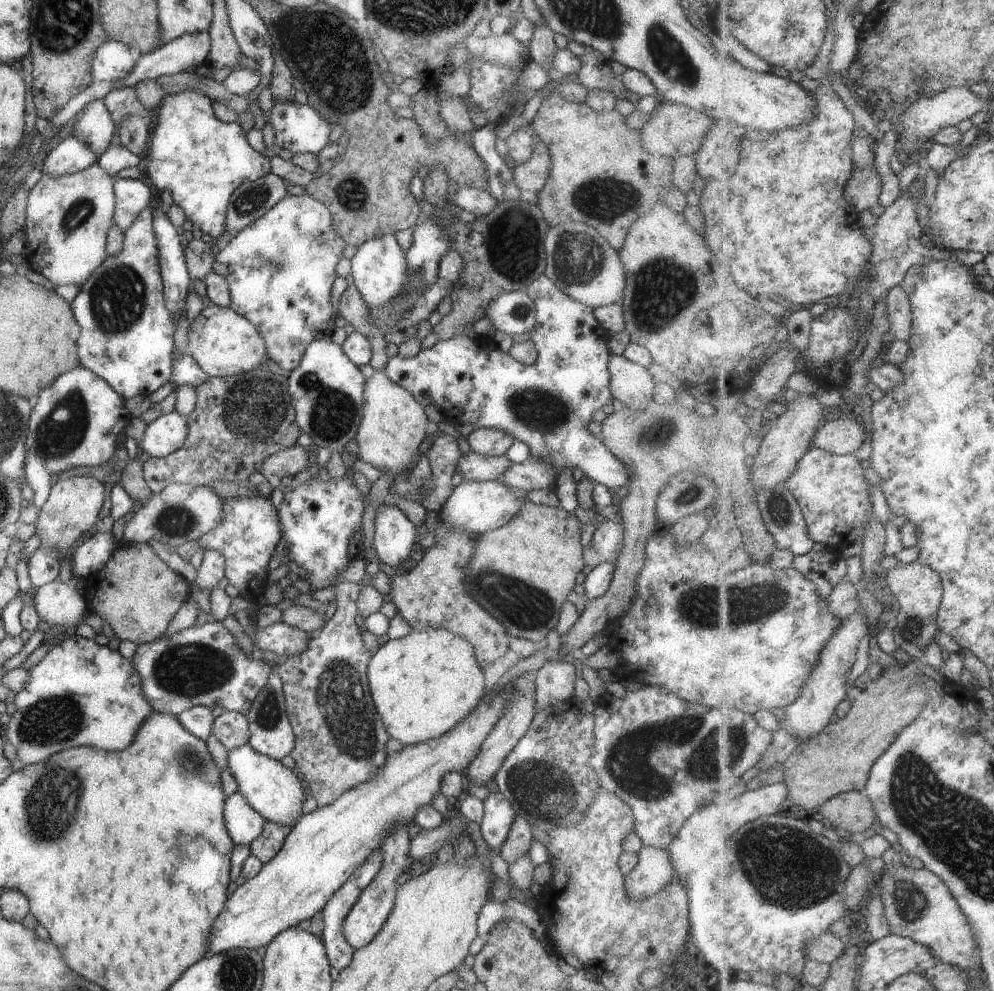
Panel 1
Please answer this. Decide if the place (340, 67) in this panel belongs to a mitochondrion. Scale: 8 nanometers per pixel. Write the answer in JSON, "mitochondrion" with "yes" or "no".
{"mitochondrion":"yes"}

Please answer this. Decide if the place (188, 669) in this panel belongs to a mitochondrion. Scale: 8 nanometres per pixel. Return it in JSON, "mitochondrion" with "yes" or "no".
{"mitochondrion":"yes"}

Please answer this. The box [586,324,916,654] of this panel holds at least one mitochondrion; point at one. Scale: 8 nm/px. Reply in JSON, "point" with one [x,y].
{"point":[703,606]}

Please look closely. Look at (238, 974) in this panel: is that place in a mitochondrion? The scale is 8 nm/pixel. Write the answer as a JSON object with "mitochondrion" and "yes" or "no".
{"mitochondrion":"yes"}

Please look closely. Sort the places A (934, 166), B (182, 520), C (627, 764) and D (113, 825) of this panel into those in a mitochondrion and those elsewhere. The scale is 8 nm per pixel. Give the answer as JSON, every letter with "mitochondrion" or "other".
{"A":"other","B":"mitochondrion","C":"mitochondrion","D":"other"}

